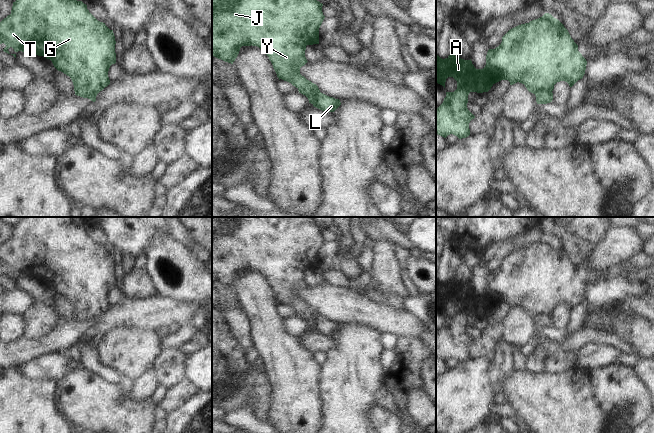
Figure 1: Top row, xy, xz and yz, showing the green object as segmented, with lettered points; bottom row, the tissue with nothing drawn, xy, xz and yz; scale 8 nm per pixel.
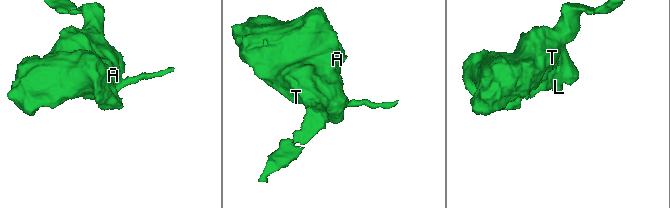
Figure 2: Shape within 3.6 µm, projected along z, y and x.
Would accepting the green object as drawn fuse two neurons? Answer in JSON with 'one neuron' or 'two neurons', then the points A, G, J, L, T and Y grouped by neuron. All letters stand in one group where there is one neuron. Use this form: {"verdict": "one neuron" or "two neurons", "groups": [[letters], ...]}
{"verdict": "two neurons", "groups": [["A", "G", "J", "T", "Y"], ["L"]]}

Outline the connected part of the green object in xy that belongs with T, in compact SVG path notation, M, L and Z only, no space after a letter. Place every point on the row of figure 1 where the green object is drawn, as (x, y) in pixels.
M16 0L13 2L11 14L8 15L0 22L0 44L4 43L6 47L3 49L4 52L9 53L8 49L12 47L15 52L22 51L31 54L36 54L38 56L44 56L50 59L54 67L69 76L74 85L75 95L92 99L95 94L98 94L105 87L110 84L108 77L108 71L112 64L116 63L116 53L115 53L115 36L113 30L110 30L105 23L98 21L87 9L87 5L82 1L77 0Z

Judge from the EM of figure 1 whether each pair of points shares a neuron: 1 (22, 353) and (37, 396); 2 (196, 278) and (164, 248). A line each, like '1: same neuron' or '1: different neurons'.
1: different neurons
2: same neuron

